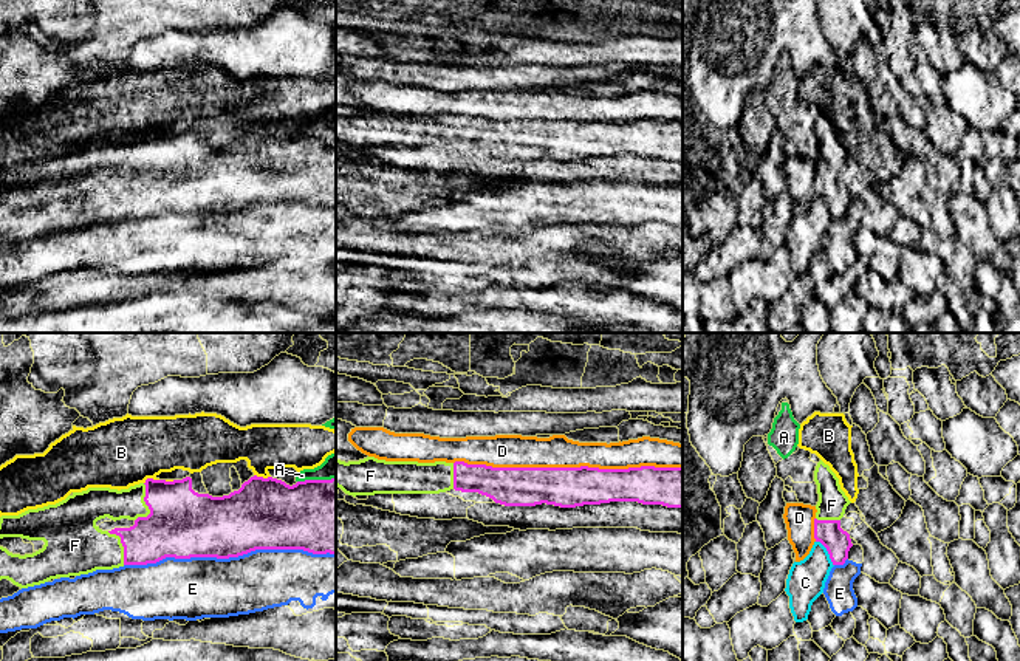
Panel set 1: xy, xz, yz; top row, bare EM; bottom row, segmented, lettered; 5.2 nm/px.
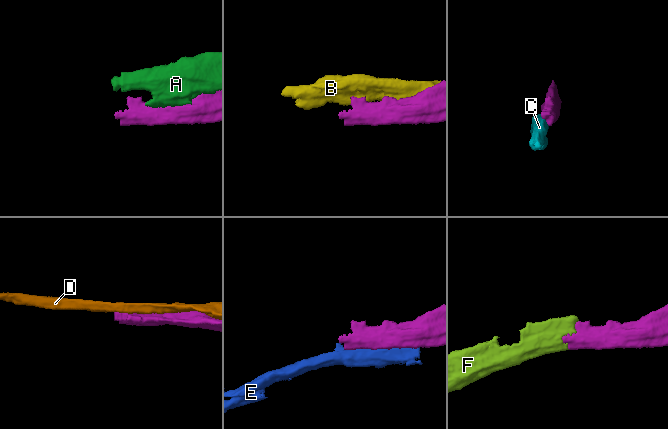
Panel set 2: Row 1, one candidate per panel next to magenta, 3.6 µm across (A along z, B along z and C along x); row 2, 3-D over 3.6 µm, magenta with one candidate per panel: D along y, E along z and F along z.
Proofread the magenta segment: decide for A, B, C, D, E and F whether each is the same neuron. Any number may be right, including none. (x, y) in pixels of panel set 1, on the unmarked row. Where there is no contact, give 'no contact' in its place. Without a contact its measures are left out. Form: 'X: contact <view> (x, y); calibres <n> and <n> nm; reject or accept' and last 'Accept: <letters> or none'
A: contact xy (316, 133); calibres 380 and 130 nm; reject
B: contact xy (262, 130); calibres 360 and 240 nm; reject
C: contact yz (828, 206); calibres 140 and 200 nm; reject
D: contact xz (568, 121); calibres 200 and 170 nm; reject
E: contact xy (229, 209); calibres 340 and 320 nm; reject
F: contact xy (146, 157); calibres 360 and 160 nm; accept
Accept: F

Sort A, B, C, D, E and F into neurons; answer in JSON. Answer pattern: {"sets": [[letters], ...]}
{"sets": [["A"], ["B"], ["C"], ["D"], ["E"], ["F"]]}

